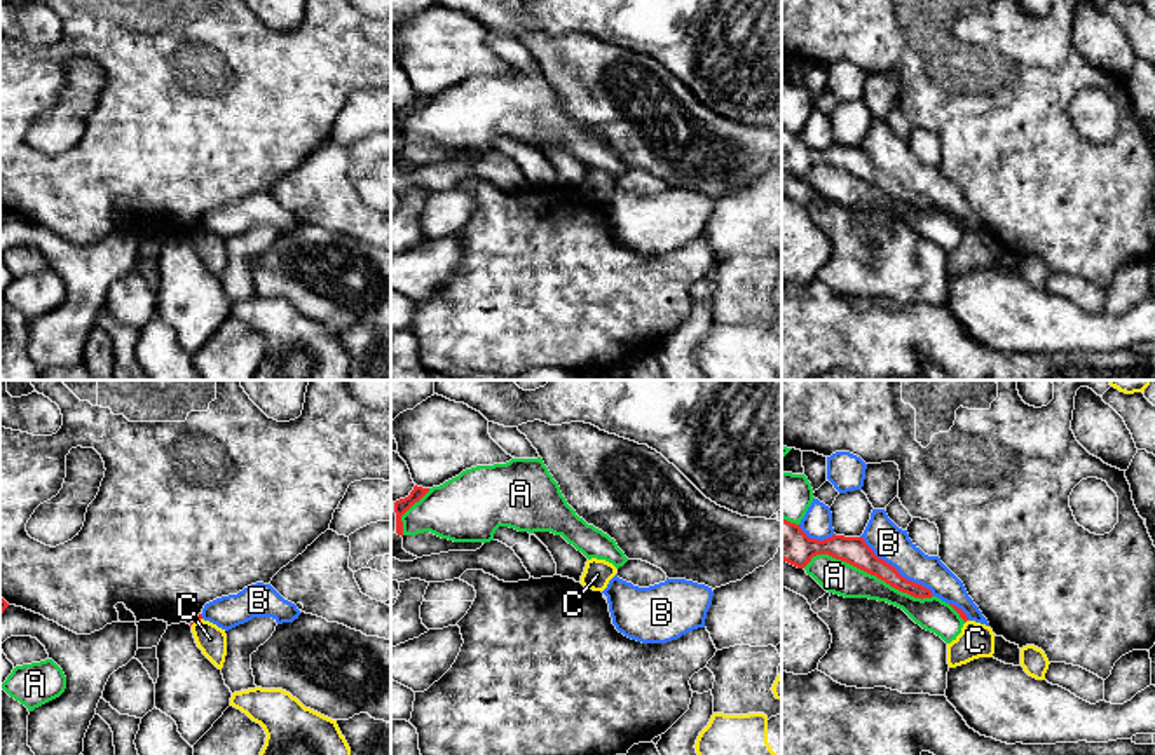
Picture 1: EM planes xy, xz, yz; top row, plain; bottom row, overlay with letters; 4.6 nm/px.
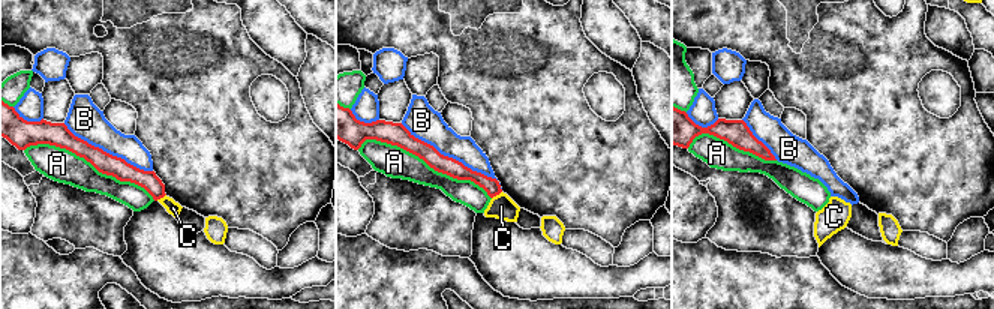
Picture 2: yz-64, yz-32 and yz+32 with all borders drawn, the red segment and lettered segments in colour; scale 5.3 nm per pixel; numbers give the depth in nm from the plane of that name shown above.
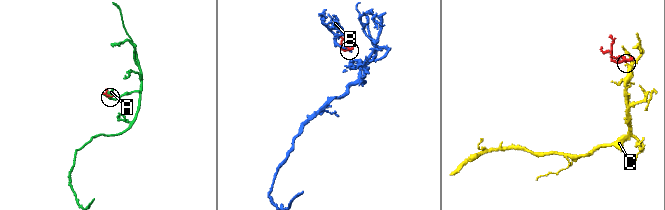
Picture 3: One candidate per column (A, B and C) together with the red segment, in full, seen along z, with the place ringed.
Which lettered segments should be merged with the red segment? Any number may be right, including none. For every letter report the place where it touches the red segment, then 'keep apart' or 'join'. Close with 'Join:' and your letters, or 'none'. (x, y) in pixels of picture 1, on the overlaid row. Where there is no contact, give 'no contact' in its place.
A: meets red in yz at (867, 572); keep apart
B: meets red in yz at (895, 569); keep apart
C: meets red in xy at (196, 621); keep apart
Join: none

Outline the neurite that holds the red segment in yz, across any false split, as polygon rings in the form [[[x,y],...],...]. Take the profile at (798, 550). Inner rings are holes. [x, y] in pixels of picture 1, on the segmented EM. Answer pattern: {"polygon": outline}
{"polygon": [[[782,518],[782,560],[797,568],[804,568],[817,554],[829,554],[836,560],[846,561],[914,598],[923,600],[933,596],[930,589],[907,581],[895,567],[878,558],[862,537],[834,534],[829,539],[817,541],[810,539],[799,525]]]}

